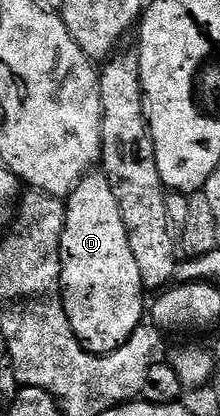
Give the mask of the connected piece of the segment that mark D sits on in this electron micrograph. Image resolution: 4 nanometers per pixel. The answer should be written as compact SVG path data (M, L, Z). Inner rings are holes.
M89 174L72 189L66 200L66 222L64 223L64 233L62 234L62 246L60 247L60 265L62 266L62 274L60 275L60 286L64 293L64 309L66 310L66 318L70 318L70 326L74 330L74 334L79 338L80 343L88 349L89 352L97 354L107 354L110 352L121 351L132 339L136 329L141 327L143 318L146 316L146 300L144 304L144 295L146 289L142 282L142 274L138 274L138 262L134 262L134 250L130 250L130 242L128 241L128 231L122 222L122 214L118 210L118 202L114 198L114 194L110 190L110 182L108 177L103 174Z

